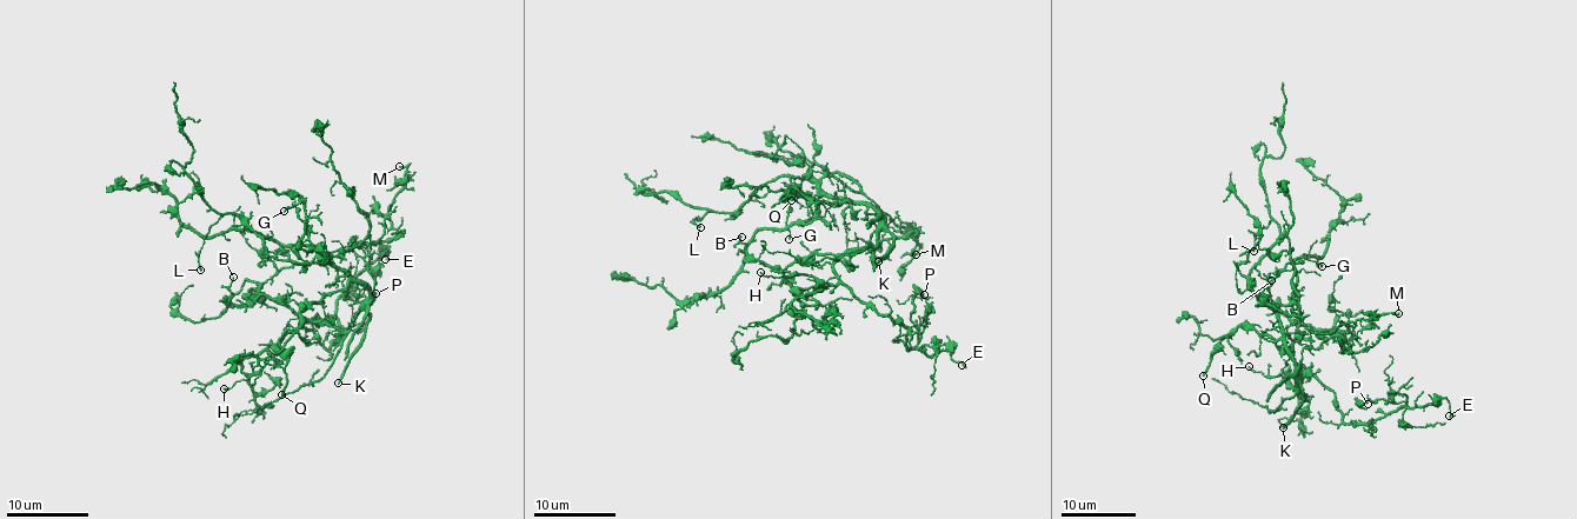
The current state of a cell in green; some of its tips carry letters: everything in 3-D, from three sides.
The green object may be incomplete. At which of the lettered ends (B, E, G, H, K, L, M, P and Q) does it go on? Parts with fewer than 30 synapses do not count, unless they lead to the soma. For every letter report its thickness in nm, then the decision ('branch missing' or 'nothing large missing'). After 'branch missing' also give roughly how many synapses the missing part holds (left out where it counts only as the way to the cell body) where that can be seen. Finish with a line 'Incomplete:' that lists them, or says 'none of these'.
B: 120 nm thick; nothing large missing
E: 160 nm thick; nothing large missing
G: 130 nm thick; nothing large missing
H: 140 nm thick; nothing large missing
K: 200 nm thick; branch missing
L: 160 nm thick; nothing large missing
M: 140 nm thick; nothing large missing
P: 360 nm thick; nothing large missing
Q: 150 nm thick; nothing large missing
Incomplete: K

